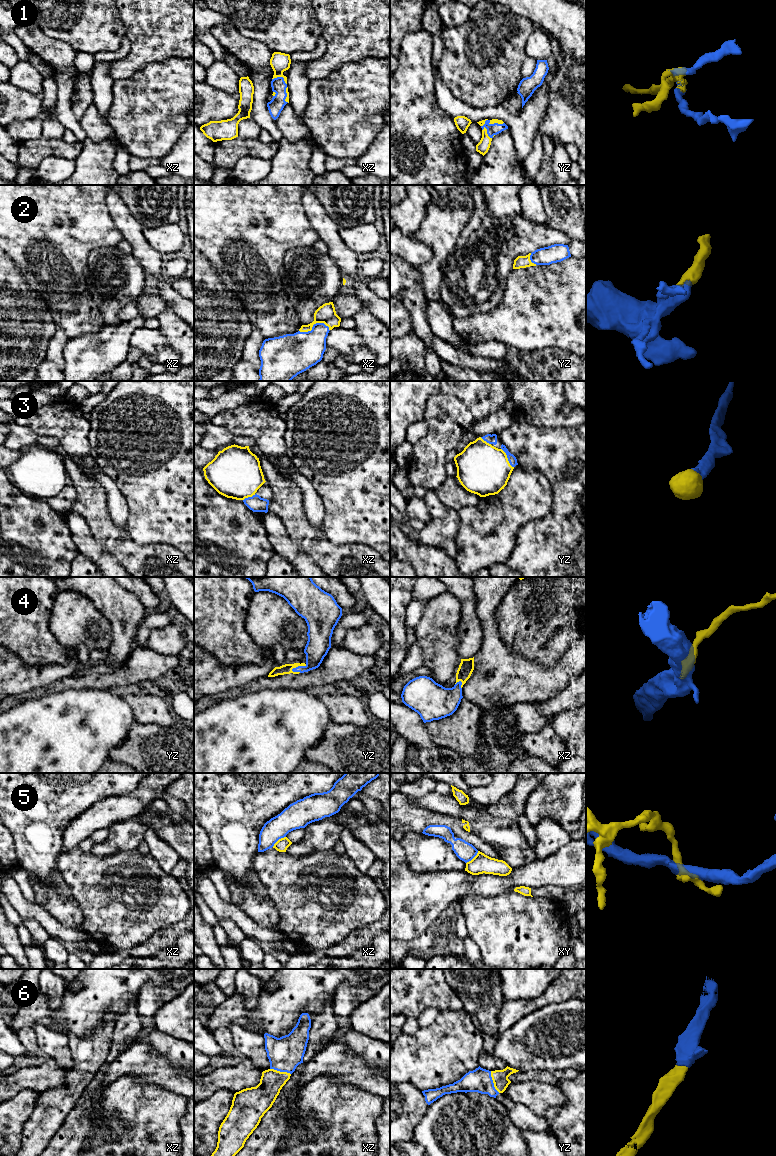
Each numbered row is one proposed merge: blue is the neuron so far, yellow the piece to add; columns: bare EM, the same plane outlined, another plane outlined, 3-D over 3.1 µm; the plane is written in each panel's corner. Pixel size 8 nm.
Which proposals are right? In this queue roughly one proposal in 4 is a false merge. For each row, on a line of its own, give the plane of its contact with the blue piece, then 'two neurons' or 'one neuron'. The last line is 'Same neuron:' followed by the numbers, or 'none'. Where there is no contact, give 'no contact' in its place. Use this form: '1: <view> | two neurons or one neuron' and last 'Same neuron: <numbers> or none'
1: yz | two neurons
2: xz | one neuron
3: yz | one neuron
4: yz | one neuron
5: xz | two neurons
6: yz | one neuron
Same neuron: 2, 3, 4, 6

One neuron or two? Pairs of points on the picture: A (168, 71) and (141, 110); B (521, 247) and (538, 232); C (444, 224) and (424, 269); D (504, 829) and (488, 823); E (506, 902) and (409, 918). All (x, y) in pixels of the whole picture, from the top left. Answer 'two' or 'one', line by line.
A: one
B: one
C: one
D: one
E: two

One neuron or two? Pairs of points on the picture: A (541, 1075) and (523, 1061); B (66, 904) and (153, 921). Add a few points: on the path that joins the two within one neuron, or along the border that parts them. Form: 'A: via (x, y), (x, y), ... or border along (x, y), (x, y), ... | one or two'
A: border along (558, 1070), (519, 1071) | two
B: border along (69, 891), (83, 914), (83, 921), (80, 926) | two

